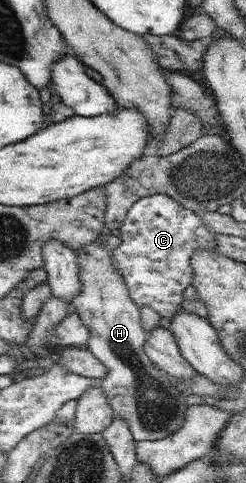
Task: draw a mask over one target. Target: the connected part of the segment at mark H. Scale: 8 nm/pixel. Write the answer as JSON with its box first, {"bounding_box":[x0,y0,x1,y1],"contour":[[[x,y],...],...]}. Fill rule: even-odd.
{"bounding_box":[71,226,189,442],"contour":[[[105,226],[96,241],[76,251],[81,289],[72,299],[71,311],[81,318],[82,324],[89,330],[90,337],[85,348],[107,366],[108,374],[99,381],[99,385],[106,393],[114,417],[127,421],[136,442],[161,439],[175,433],[184,424],[188,410],[185,401],[189,395],[176,387],[177,380],[165,375],[145,354],[147,332],[140,320],[140,307],[131,299],[123,277],[115,273],[111,250],[105,247],[105,240],[110,234],[111,231]]]}

